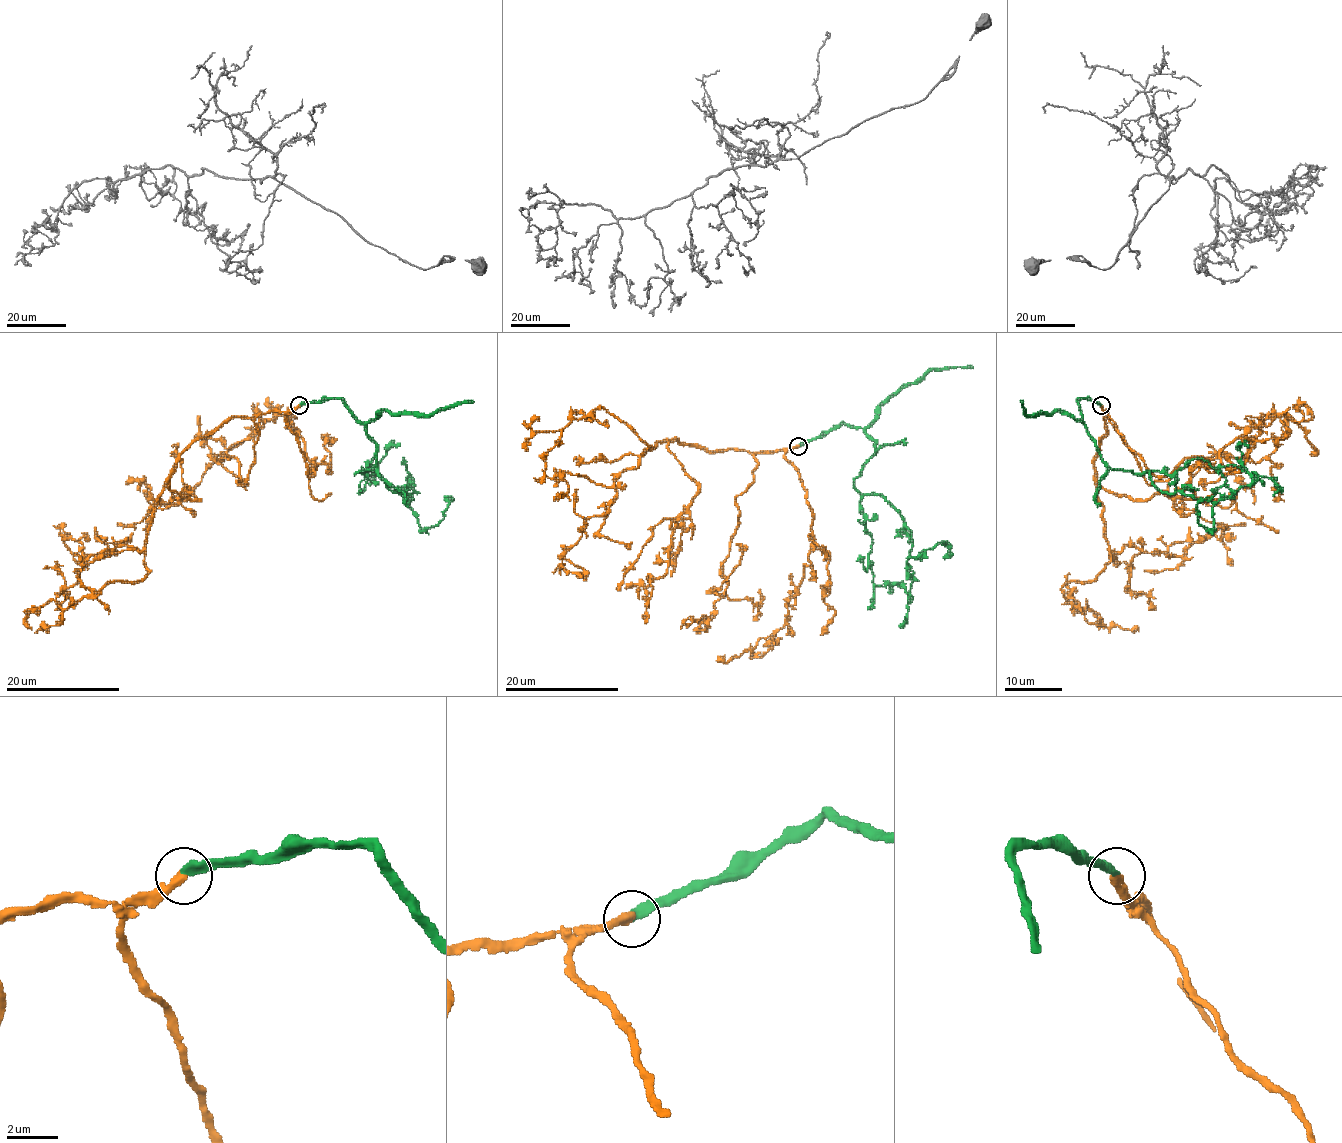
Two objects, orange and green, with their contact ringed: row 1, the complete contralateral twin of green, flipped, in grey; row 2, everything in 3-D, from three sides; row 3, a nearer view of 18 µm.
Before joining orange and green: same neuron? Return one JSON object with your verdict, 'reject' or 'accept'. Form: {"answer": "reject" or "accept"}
{"answer": "accept"}

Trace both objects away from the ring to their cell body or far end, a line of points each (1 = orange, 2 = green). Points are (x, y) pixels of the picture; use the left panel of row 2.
1: (300, 406), (228, 417), (197, 439), (154, 507), (148, 573), (110, 581), (74, 601), (63, 623), (34, 633)
2: (300, 404), (340, 399), (375, 444), (375, 464), (355, 473), (412, 496), (421, 528), (444, 517), (445, 496)

